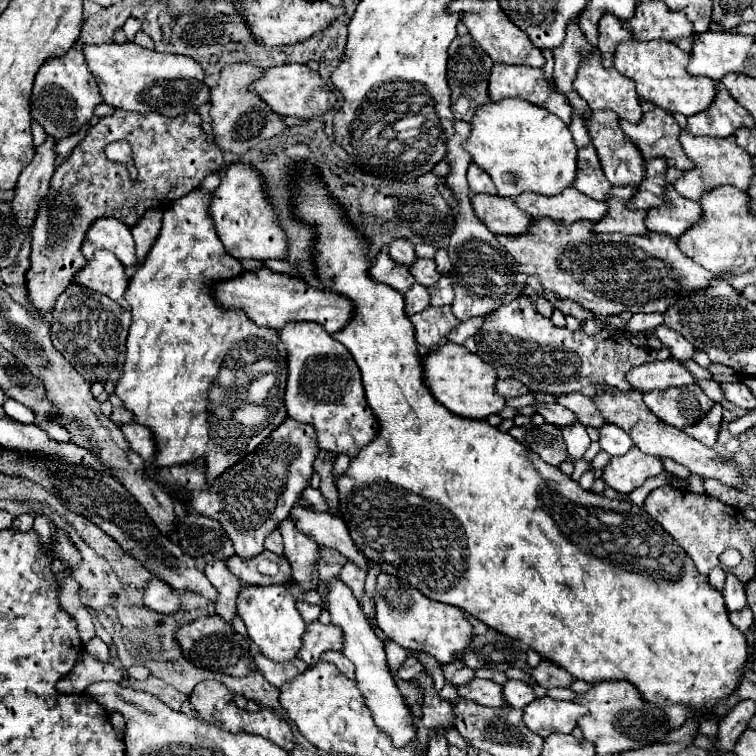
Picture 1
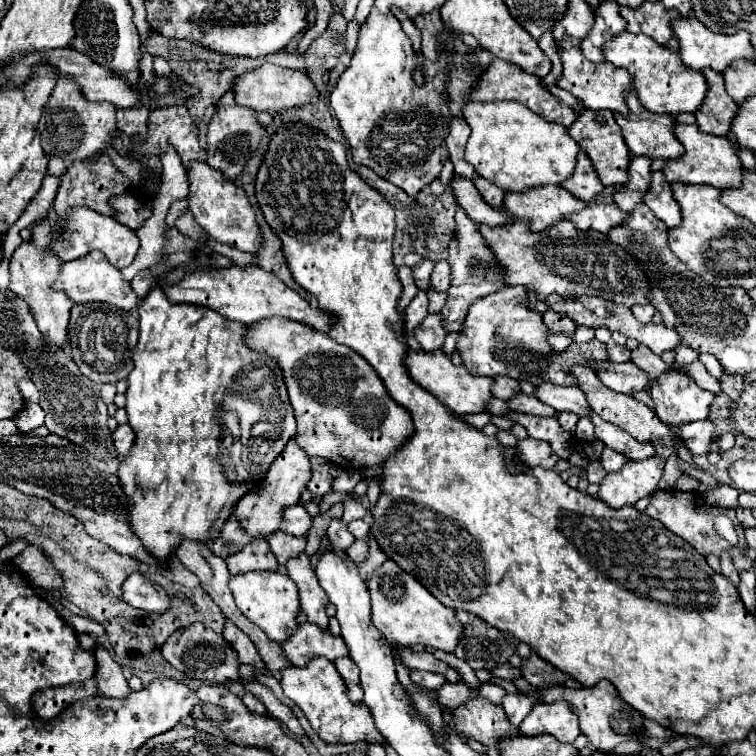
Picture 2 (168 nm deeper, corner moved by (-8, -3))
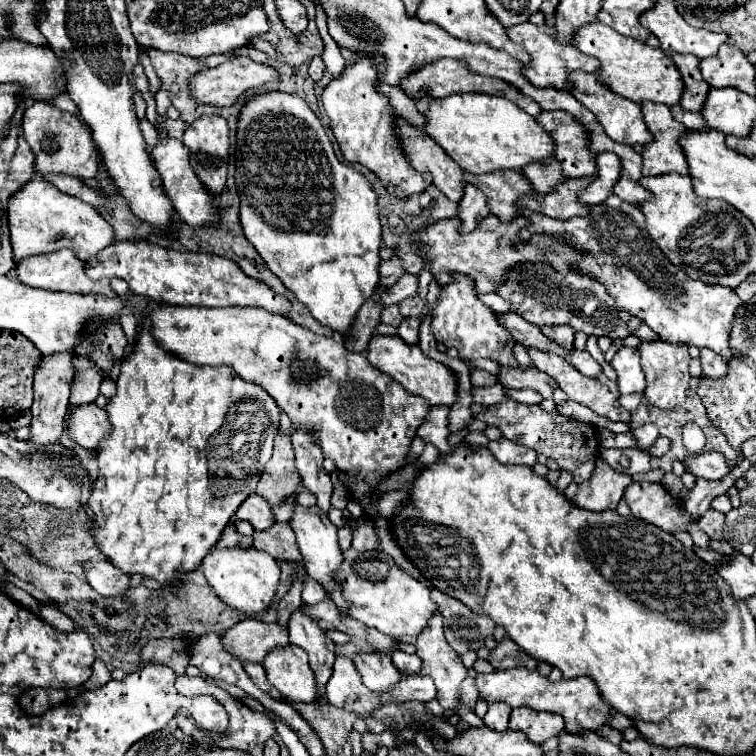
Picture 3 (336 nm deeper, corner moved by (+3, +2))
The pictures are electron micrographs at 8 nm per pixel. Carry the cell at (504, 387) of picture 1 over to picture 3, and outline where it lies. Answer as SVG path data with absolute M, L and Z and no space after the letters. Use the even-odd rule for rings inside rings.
M471 370L471 382L473 382L473 386L493 386L493 384L497 384L499 380L497 380L497 376L493 376L493 374L489 374L487 370Z

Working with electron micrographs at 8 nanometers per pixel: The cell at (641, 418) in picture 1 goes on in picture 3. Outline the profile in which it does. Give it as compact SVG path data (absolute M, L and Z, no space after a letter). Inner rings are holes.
M529 348L529 356L535 368L541 372L549 374L561 390L575 402L591 408L595 414L609 418L609 420L621 420L627 422L627 412L619 406L619 400L611 390L599 382L597 378L587 378L583 376L577 368L569 366L561 356L549 354L549 352L539 352Z

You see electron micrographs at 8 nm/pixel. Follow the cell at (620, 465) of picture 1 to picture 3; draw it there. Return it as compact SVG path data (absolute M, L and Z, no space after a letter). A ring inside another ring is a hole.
M597 460L593 476L579 484L579 490L573 496L573 504L593 512L601 512L607 508L615 510L619 500L623 498L625 488L631 482L633 478L629 474L621 474L603 460Z

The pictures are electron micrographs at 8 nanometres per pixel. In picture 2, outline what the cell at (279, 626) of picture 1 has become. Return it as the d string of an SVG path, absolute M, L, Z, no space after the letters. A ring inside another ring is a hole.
M250 571L232 575L228 581L228 587L234 595L234 601L238 609L248 617L252 623L256 623L272 641L284 643L288 635L298 627L296 615L300 611L298 601L298 587L296 583L282 571Z

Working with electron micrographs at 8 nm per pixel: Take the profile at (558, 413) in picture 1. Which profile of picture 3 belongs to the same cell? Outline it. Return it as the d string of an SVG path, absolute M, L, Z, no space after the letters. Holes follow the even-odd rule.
M495 384L489 388L475 388L475 394L473 394L473 402L485 404L485 406L495 406L505 398L507 398L507 392L503 384Z

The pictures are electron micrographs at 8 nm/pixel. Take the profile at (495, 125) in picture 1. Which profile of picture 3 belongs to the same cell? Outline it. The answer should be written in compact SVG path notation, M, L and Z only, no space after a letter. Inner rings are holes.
M489 94L445 96L441 100L431 102L425 120L427 120L429 136L463 168L463 172L469 174L495 174L501 170L521 172L523 166L527 164L555 158L557 146L551 134L543 126L537 126L537 120L529 116L525 110L521 110L515 102L501 96L489 96Z

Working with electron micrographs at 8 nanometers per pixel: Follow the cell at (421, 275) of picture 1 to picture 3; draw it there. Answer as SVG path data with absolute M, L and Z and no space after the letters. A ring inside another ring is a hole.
M393 256L391 260L381 262L379 274L381 274L381 284L383 286L393 286L405 274L405 268L403 268L401 258L399 256Z

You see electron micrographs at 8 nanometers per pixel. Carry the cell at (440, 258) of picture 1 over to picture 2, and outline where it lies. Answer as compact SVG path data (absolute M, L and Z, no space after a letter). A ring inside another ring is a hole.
M438 261L432 271L432 291L446 291L450 287L450 267L446 261Z

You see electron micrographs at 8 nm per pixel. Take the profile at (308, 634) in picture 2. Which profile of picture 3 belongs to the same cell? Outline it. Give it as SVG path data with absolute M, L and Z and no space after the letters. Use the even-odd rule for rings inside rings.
M243 618L229 628L223 636L223 646L239 660L263 662L273 648L285 648L289 644L287 628L279 622L261 622L255 618Z

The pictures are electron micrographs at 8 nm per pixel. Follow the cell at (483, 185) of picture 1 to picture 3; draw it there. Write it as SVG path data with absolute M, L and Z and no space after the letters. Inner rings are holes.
M465 182L465 194L457 212L457 216L463 222L461 230L473 230L473 226L477 226L477 222L481 222L481 218L485 218L489 212L491 210L485 194L475 184Z

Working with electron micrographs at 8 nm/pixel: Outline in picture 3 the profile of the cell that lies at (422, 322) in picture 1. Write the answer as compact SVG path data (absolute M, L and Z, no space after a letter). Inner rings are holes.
M405 318L401 324L399 324L399 336L407 342L407 344L417 344L419 342L419 324L421 320L419 318Z

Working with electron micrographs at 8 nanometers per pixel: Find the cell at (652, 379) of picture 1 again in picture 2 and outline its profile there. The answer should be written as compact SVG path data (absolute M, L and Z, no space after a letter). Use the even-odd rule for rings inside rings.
M632 361L600 363L600 367L596 367L594 373L608 389L618 391L618 393L630 393L634 389L642 391L648 383L648 375L640 367L636 367Z

